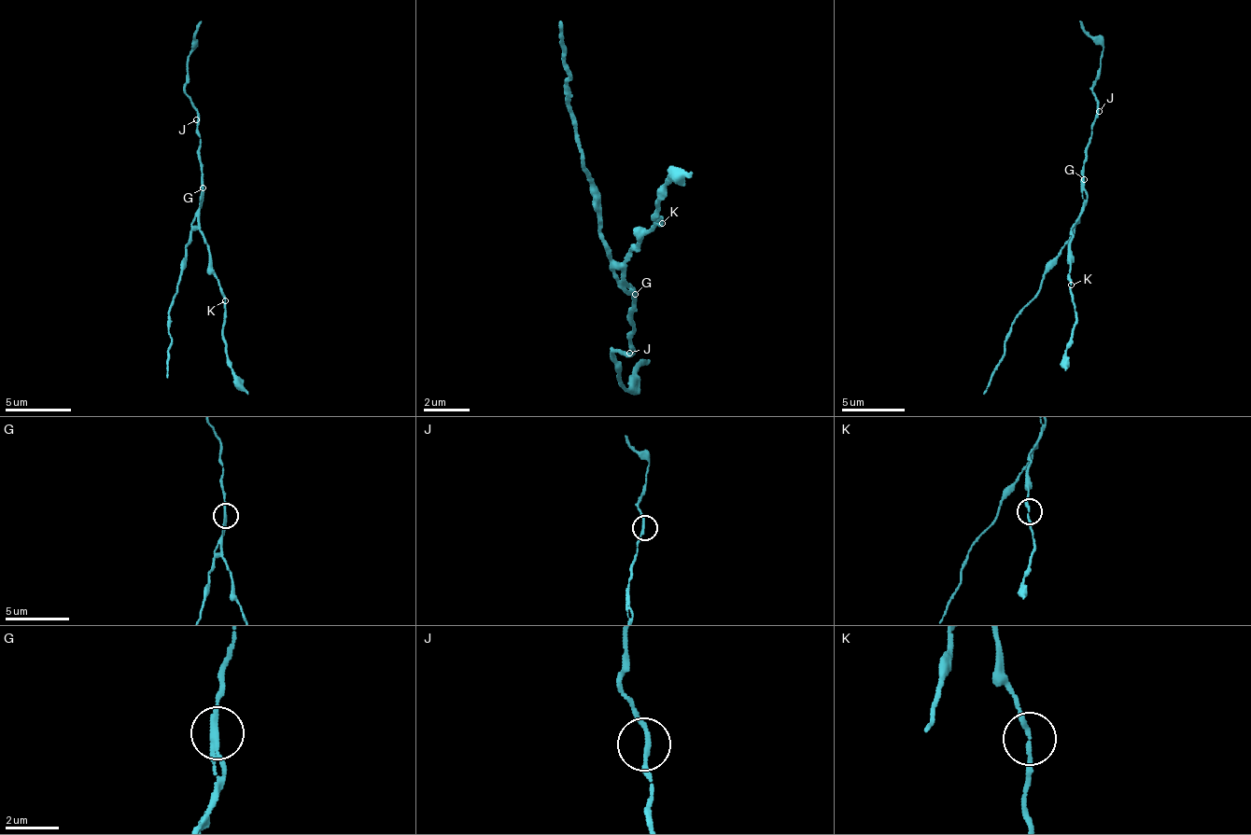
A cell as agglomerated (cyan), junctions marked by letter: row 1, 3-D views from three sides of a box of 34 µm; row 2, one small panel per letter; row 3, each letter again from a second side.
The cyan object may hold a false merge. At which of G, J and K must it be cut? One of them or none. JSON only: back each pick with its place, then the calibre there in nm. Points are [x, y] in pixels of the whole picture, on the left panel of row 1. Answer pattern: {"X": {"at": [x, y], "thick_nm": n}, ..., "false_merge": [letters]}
{"G": {"at": [203, 187], "thick_nm": 160}, "false_merge": ["G"]}

